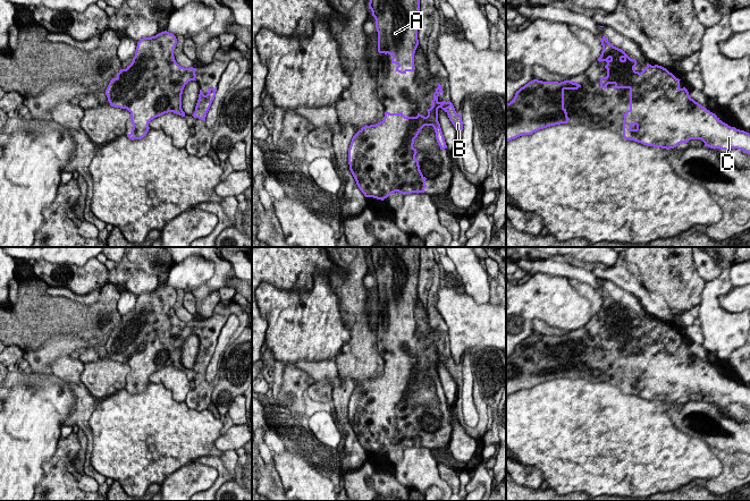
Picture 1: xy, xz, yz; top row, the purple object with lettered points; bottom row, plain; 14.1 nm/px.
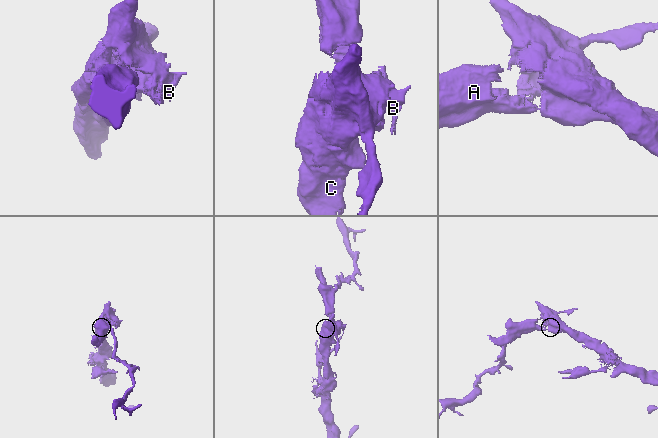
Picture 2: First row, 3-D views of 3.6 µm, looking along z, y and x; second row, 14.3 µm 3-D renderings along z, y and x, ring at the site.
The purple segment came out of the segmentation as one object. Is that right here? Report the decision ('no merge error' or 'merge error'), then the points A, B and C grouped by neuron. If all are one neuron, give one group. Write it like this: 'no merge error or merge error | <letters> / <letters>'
no merge error | A B C

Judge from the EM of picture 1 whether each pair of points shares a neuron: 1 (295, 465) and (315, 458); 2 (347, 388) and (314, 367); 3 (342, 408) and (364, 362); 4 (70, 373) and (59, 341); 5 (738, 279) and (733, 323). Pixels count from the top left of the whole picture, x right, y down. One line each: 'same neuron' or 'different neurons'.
1: same neuron
2: same neuron
3: different neurons
4: different neurons
5: different neurons

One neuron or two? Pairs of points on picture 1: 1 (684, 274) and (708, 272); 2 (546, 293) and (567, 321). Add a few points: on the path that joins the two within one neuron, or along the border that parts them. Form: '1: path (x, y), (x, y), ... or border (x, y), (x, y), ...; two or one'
1: border (692, 259), (697, 273), (705, 281); two
2: path (553, 299), (567, 314); one

